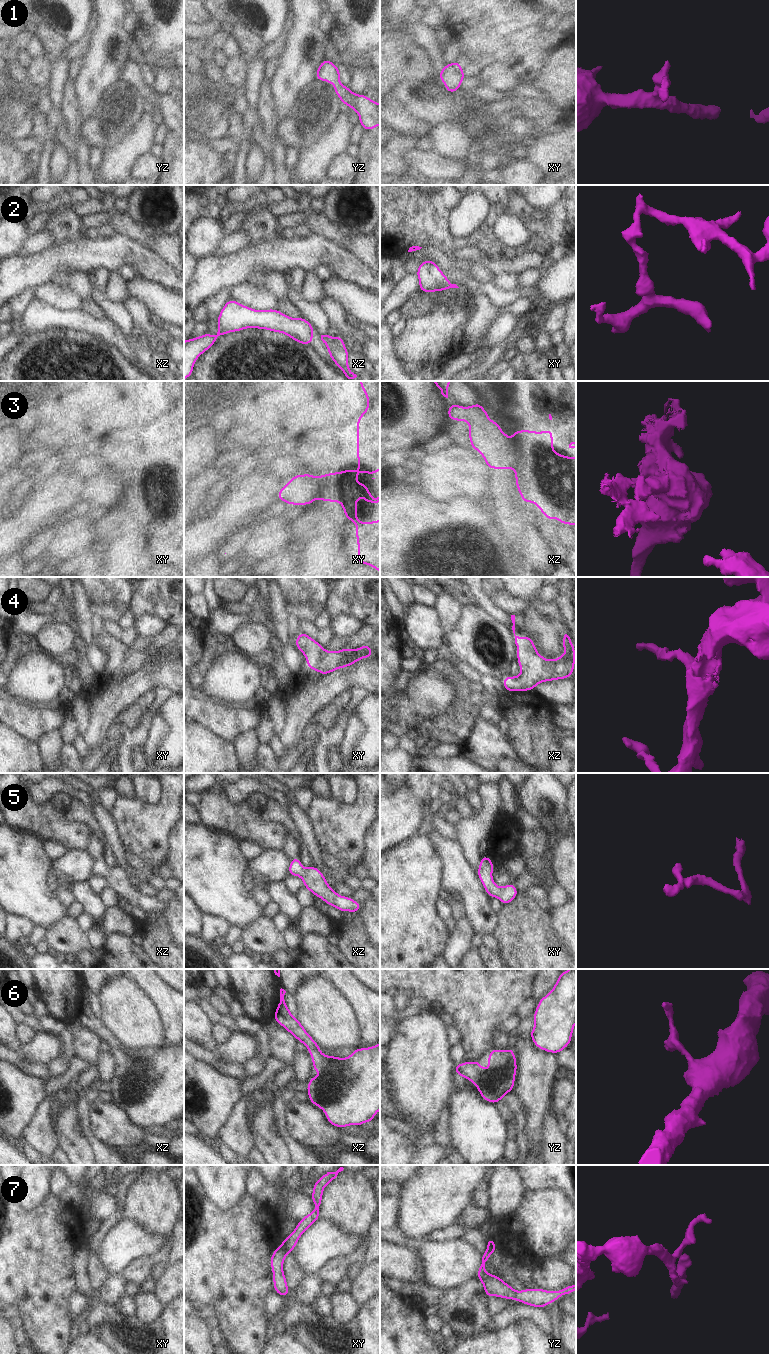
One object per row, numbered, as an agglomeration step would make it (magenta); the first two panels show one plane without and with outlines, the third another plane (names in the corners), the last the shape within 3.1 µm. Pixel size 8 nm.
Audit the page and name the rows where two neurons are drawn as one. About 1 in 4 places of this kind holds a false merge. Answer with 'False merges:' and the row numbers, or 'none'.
False merges: 3, 7

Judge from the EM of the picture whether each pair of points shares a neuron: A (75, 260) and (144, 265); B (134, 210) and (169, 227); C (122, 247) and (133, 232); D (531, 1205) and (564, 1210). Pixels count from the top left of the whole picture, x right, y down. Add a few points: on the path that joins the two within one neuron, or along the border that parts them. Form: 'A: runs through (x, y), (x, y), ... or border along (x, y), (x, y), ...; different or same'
A: runs through (92, 256), (127, 256); same
B: runs through (143, 218), (149, 224), (160, 224); same
C: border along (116, 232), (140, 242), (149, 249); different
D: runs through (539, 1210), (556, 1210); same

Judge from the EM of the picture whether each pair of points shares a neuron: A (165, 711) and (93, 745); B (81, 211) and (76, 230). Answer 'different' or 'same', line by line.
A: different
B: different

